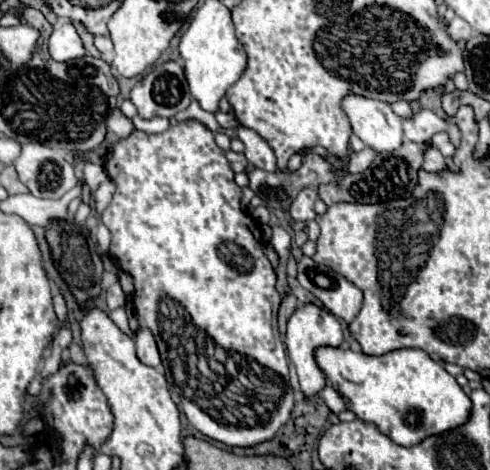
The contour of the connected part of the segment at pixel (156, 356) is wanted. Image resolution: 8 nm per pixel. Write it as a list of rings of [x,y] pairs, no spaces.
[[[150,329],[136,331],[136,355],[144,365],[150,365],[150,367],[160,365],[160,353]]]

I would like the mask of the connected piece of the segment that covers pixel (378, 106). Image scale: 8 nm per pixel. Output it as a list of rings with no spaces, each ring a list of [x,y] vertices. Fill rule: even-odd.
[[[350,93],[342,99],[354,135],[358,135],[374,151],[394,151],[402,145],[402,121],[390,105]]]

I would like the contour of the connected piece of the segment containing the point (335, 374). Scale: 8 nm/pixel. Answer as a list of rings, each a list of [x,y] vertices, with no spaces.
[[[318,347],[316,363],[324,371],[346,407],[362,421],[374,423],[384,435],[402,447],[454,429],[470,417],[470,399],[456,379],[422,349],[396,349],[380,357],[342,347]]]

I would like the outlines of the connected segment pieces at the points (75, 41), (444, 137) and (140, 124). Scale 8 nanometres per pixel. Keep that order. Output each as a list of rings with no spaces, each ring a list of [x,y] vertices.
[[[59,20],[53,25],[52,35],[48,39],[48,51],[54,61],[70,61],[86,53],[74,25],[60,23]]]
[[[444,131],[432,135],[432,145],[434,145],[436,149],[440,149],[440,153],[442,153],[444,157],[452,157],[452,155],[454,155],[454,145],[452,145],[448,133],[444,133]]]
[[[134,117],[134,127],[140,129],[140,131],[146,131],[146,133],[162,133],[170,127],[170,121],[166,117],[154,117],[150,121],[142,121],[142,117]]]

